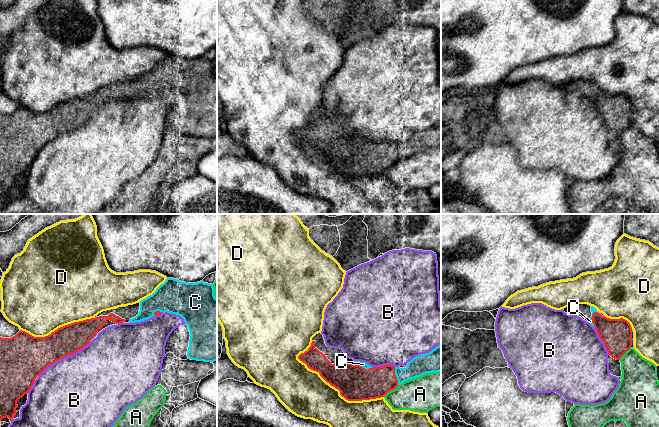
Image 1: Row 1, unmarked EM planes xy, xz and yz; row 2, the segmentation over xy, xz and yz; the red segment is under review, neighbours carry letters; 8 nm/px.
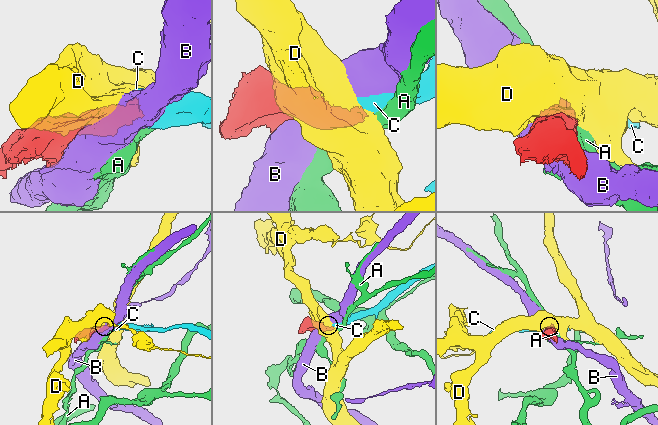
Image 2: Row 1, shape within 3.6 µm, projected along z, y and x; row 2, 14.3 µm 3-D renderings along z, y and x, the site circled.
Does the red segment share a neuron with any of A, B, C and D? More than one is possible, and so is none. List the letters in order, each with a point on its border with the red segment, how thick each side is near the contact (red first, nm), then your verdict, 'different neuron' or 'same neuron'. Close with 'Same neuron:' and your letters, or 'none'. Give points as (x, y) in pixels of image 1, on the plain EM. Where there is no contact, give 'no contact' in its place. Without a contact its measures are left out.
A: meets red in xz at (390, 166); 260 nm thick on the red side, 280 nm on the other; different neuron
B: meets red in xy at (64, 132); 300 nm thick on the red side, 480 nm on the other; different neuron
C: meets red in xz at (361, 142); 280 nm thick on the red side, 50 nm on the other; same neuron
D: meets red in xz at (340, 169); 280 nm thick on the red side, 360 nm on the other; different neuron
Same neuron: C

